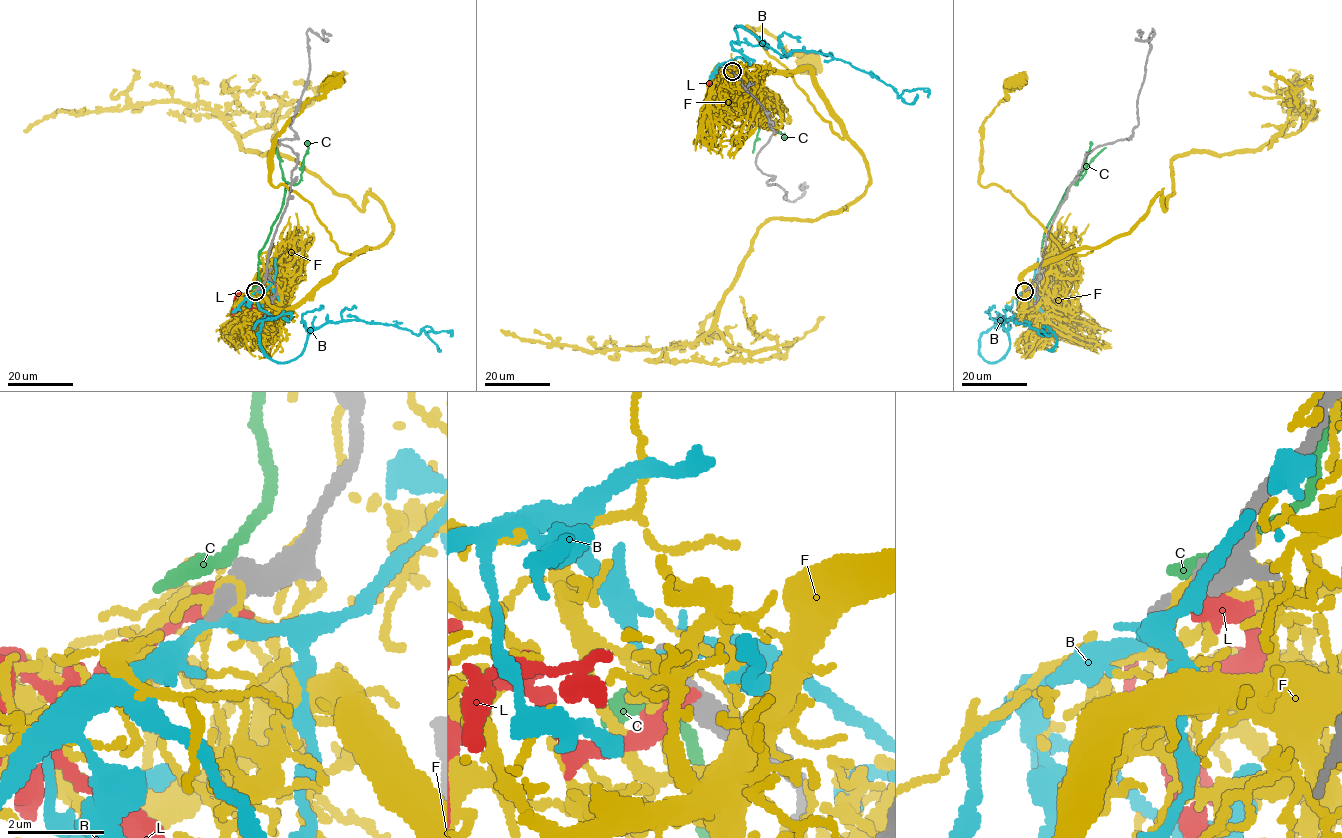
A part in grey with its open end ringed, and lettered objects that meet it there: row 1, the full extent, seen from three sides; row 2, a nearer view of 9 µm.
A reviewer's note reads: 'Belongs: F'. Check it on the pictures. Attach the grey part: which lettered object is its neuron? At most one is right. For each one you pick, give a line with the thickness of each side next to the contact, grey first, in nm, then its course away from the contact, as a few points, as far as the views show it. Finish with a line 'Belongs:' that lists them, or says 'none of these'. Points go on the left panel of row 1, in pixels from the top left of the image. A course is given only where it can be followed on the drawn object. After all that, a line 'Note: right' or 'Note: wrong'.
Belongs: none of these
Note: wrong

